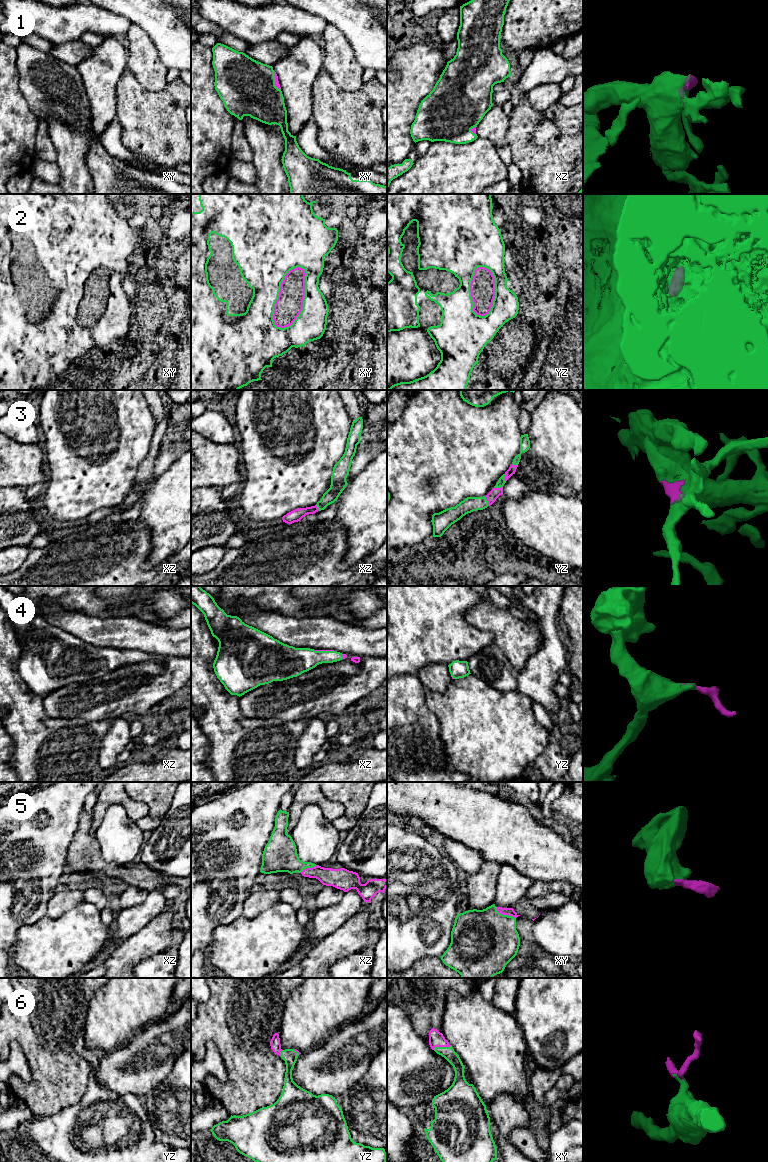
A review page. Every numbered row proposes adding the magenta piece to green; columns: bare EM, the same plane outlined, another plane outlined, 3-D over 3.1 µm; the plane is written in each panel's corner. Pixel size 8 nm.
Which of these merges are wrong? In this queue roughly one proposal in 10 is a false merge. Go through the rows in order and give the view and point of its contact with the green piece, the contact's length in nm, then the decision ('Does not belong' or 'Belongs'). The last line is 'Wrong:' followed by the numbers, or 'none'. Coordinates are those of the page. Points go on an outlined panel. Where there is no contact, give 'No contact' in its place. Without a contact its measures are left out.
1: Touches green at xy (274, 81). Shared border 170 nm. Belongs
2: Touches green at xy (278, 293). Shared border 550 nm. Belongs
3: Touches green at yz (487, 501). Shared border 90 nm. Belongs
4: Touches green at xz (324, 651). Shared border 160 nm. Belongs
5: Touches green at xy (505, 915). Shared border 180 nm. Belongs
6: Touches green at xy (441, 1047). Shared border 150 nm. Belongs
Wrong: none

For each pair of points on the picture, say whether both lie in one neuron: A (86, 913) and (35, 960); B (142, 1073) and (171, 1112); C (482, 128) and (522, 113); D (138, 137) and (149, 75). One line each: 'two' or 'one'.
A: one
B: two
C: two
D: two

